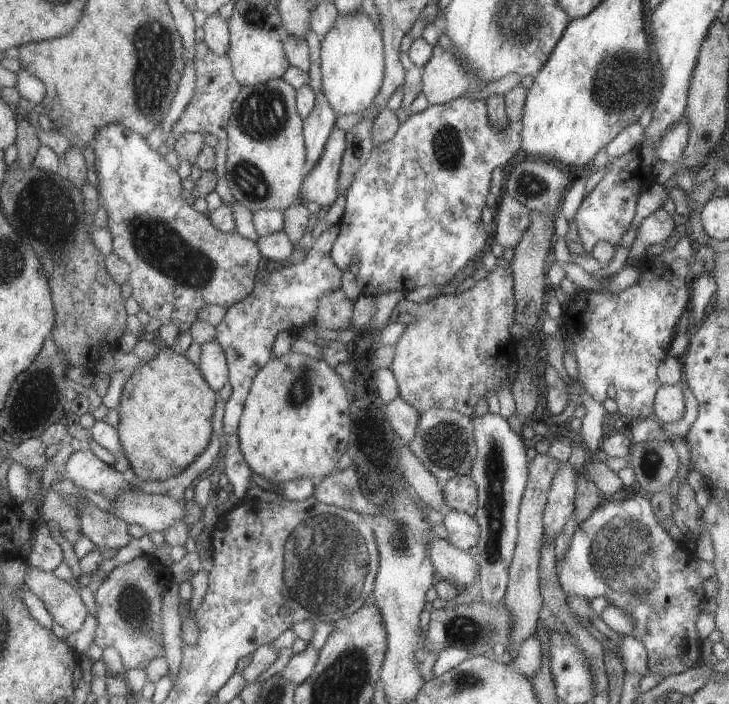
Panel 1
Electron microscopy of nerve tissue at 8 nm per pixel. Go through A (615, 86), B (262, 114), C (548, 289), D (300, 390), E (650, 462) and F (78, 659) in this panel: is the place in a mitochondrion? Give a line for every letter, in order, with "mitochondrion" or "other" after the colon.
A: mitochondrion
B: mitochondrion
C: other
D: mitochondrion
E: mitochondrion
F: other

